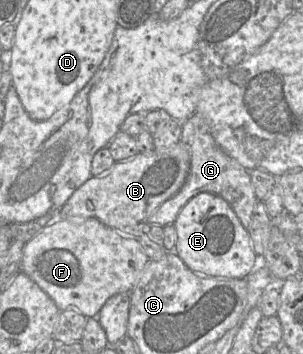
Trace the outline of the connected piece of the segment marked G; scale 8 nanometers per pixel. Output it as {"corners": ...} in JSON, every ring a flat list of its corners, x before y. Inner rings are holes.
{"corners":[[194,113,182,123,180,141,187,145,190,151,189,174,179,191,163,202,152,214,150,225,165,227,169,224,174,224,179,212,192,197,201,192,209,192,226,200,233,208,242,225,246,229,249,228,252,214,258,201,251,182,250,172,216,143,206,120,201,114]]}

